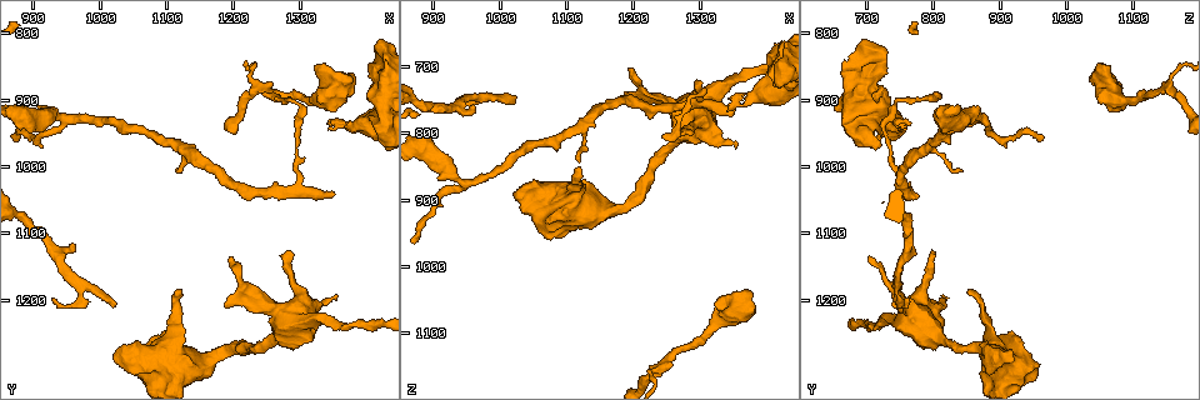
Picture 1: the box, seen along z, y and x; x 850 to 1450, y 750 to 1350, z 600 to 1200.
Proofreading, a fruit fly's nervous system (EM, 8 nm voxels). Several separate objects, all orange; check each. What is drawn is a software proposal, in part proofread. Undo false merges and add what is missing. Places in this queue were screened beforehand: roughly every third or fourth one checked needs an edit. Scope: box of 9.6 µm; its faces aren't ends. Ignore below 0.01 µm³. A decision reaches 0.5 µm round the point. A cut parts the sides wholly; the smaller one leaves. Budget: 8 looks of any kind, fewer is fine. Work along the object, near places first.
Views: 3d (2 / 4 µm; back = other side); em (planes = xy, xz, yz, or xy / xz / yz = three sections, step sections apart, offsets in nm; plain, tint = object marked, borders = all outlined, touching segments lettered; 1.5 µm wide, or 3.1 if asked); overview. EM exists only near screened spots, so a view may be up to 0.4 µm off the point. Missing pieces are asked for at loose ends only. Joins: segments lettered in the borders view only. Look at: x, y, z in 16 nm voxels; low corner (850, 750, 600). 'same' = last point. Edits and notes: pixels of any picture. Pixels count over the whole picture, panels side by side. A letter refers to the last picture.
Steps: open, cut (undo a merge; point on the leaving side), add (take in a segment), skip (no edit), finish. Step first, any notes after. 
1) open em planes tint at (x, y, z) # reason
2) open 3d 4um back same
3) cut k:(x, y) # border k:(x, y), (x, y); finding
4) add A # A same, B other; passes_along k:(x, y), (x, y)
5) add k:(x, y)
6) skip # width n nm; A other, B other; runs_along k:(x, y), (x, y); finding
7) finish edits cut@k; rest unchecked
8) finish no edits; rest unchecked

open em 3.1um xy step 8 borders at (960, 1120, 760) # an open end

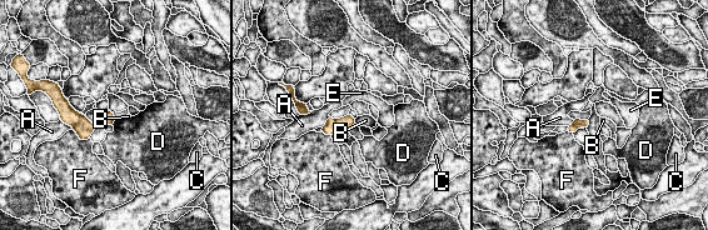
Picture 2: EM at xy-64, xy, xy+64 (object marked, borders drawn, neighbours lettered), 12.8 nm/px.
skip # width 140 nm; A other, B other, C other, D other, E other, F other; border 2:(115, 118), (113, 125); no lettered segment goes on from it

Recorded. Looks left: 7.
open em planes borders at (1345, 1045, 775) # free end

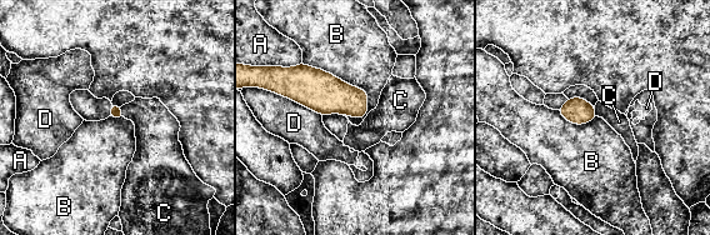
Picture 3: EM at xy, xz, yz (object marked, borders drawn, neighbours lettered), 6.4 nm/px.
add C # A other, B other, C same, D other; passes_along 3:(115, 111), (121, 111), (155, 128); the neuron continues

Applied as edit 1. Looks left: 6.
open overview

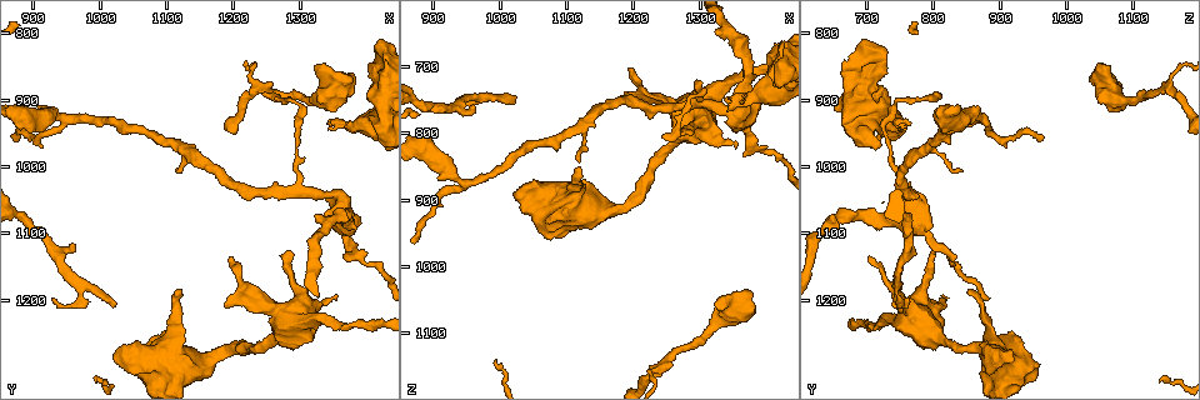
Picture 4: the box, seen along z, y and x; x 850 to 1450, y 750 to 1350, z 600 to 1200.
open 3d 4um at (1240, 885, 1150) # sharp bend

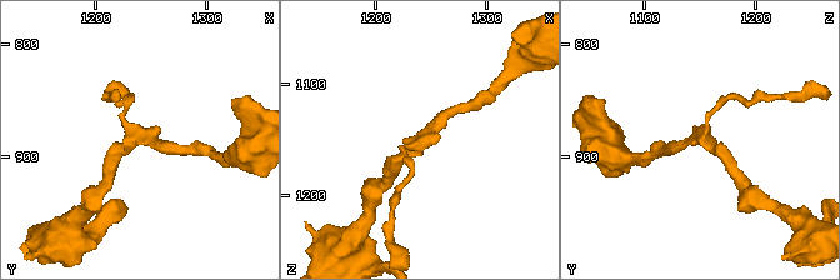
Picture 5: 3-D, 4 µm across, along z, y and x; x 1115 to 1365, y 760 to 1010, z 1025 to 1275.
open em planes borders at (1242, 882, 1154)

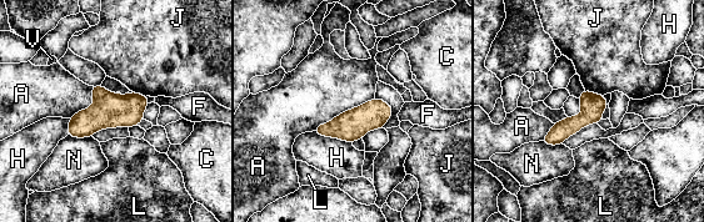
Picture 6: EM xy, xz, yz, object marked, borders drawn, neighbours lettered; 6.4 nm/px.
skip # A other, C other, F other, H other, J other, L other, N other, V other; arms 3; border 6:(313, 131), (352, 144); one neuron here

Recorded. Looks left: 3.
finish edits add@3; rest unchecked

